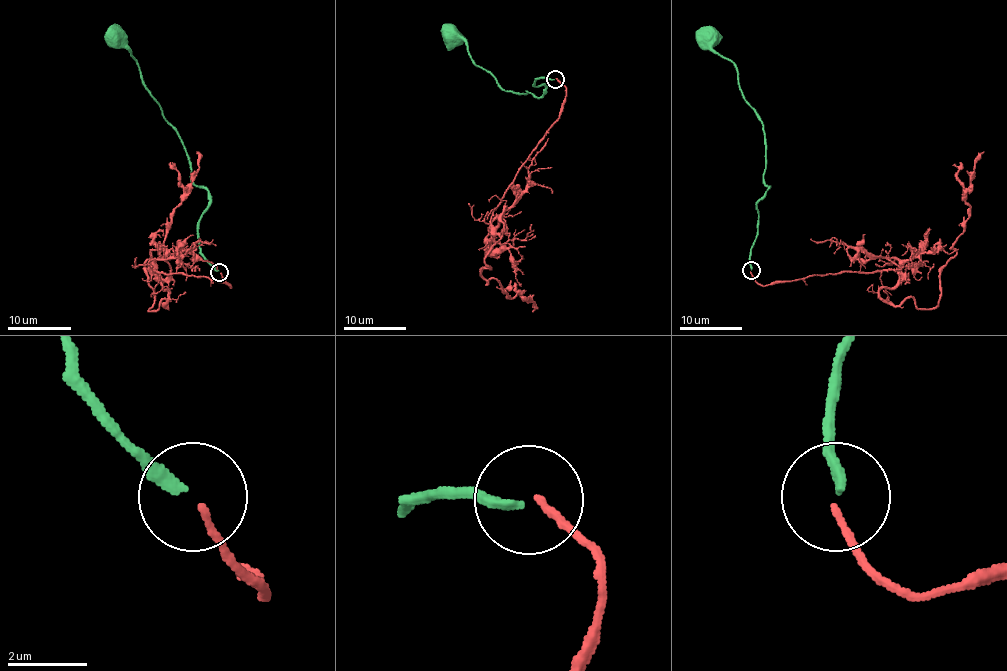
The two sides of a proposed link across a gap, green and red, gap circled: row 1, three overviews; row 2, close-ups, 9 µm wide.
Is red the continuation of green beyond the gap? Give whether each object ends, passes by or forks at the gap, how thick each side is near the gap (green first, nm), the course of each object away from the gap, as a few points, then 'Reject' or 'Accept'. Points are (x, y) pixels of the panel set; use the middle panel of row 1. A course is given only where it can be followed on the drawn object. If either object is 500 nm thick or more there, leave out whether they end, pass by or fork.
At the ring green ends. At the ring red ends. Thickness 280 nm (green) against 160 nm. Course of green: (553, 79), (538, 78), (533, 86), (543, 84), (539, 96), (507, 92), (475, 64), (468, 45), (452, 37). Course of red: (555, 78), (560, 118), (493, 212), (504, 229), (482, 276), (532, 312). Reject

